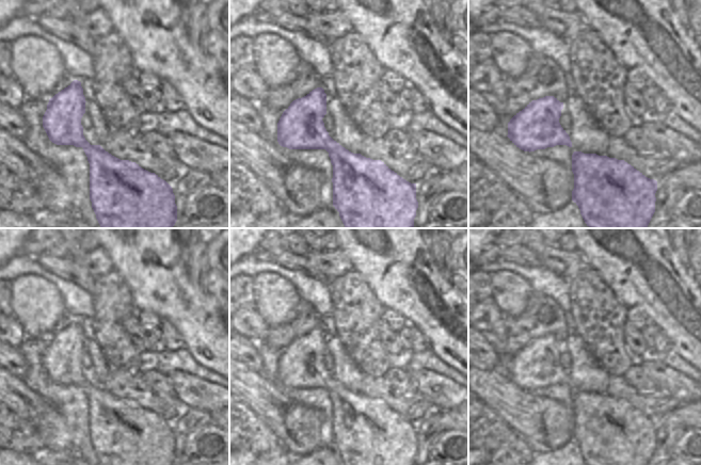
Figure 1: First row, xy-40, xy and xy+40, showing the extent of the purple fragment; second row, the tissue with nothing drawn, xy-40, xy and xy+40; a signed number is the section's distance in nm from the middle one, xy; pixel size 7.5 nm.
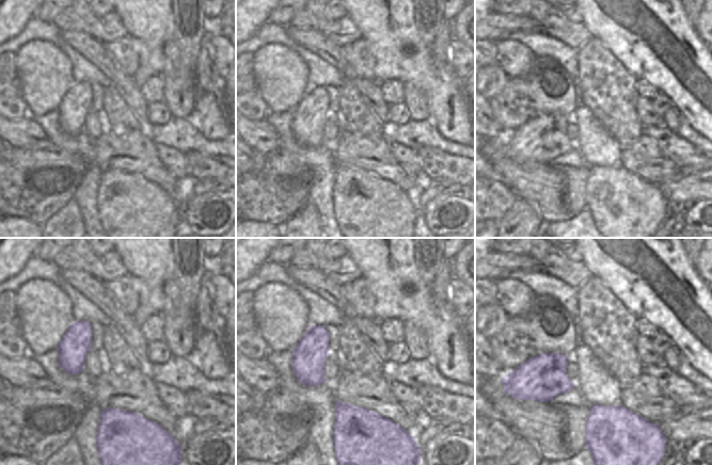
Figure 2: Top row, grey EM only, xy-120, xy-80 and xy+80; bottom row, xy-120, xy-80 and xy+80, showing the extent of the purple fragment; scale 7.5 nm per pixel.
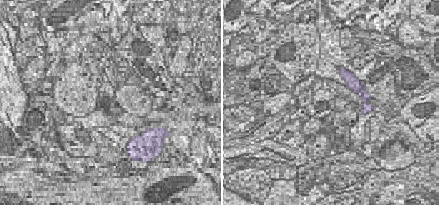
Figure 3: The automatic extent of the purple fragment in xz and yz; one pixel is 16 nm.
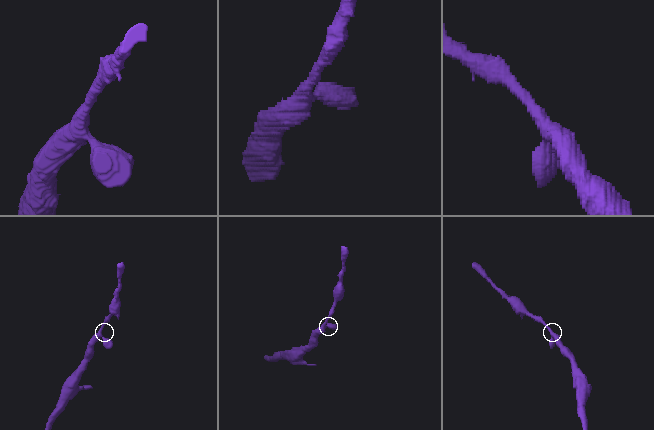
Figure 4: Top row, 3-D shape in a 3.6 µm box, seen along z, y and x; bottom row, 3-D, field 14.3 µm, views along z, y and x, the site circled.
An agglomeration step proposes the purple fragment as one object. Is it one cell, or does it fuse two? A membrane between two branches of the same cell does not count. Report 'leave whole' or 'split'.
leave whole

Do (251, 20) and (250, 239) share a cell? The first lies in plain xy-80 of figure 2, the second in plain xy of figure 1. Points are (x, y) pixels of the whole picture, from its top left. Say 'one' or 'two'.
one

